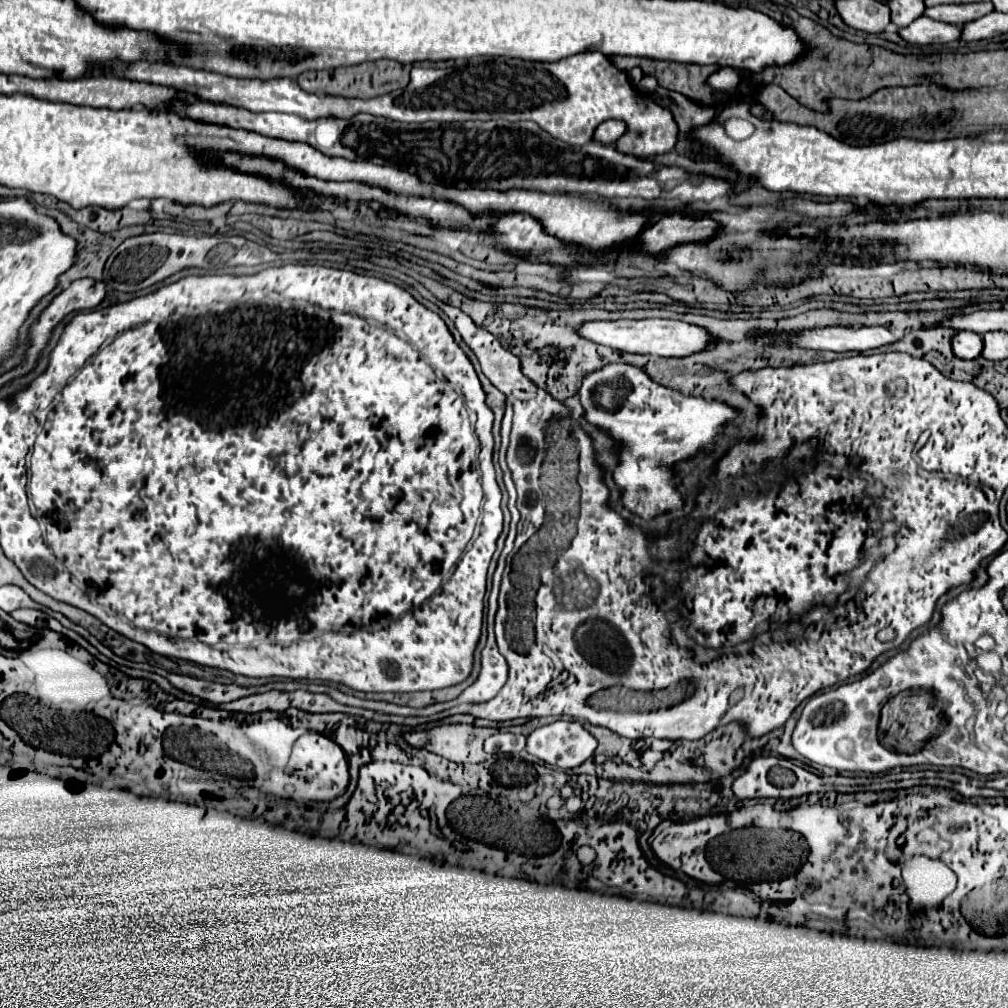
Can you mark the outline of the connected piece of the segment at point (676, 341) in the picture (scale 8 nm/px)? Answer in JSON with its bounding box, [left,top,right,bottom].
[577,319,711,357]

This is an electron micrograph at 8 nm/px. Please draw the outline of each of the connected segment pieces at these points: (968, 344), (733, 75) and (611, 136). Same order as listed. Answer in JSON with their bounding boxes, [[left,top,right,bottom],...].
[[953,331,983,359],[709,67,741,91],[593,121,625,145]]

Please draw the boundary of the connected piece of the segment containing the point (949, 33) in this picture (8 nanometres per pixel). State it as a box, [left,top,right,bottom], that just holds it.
[899,17,961,45]

